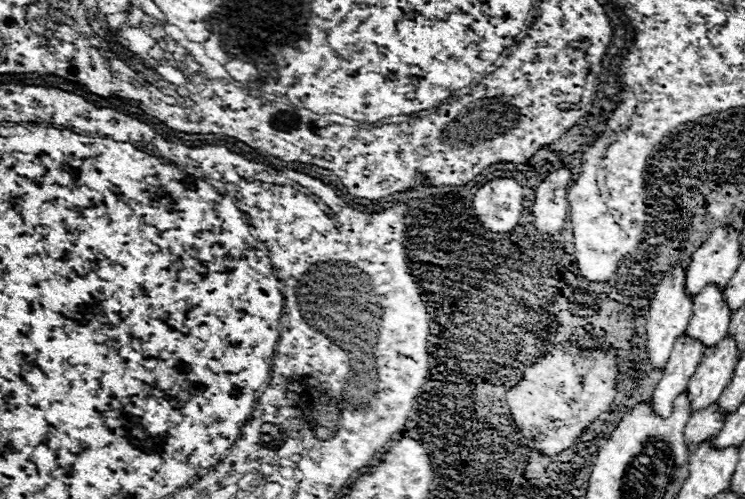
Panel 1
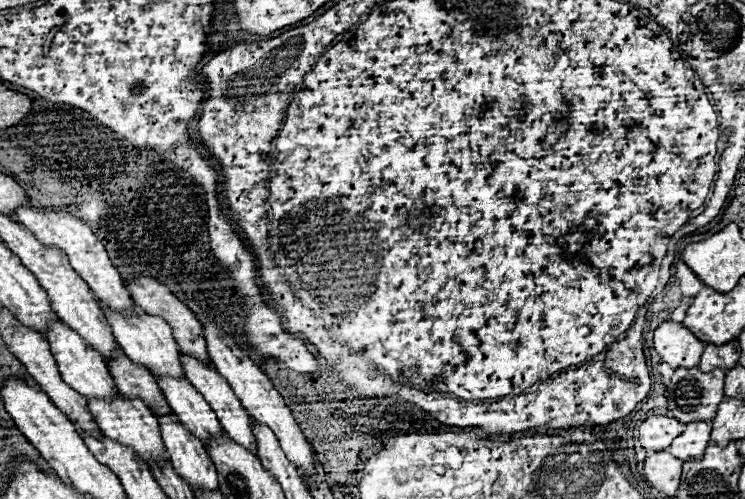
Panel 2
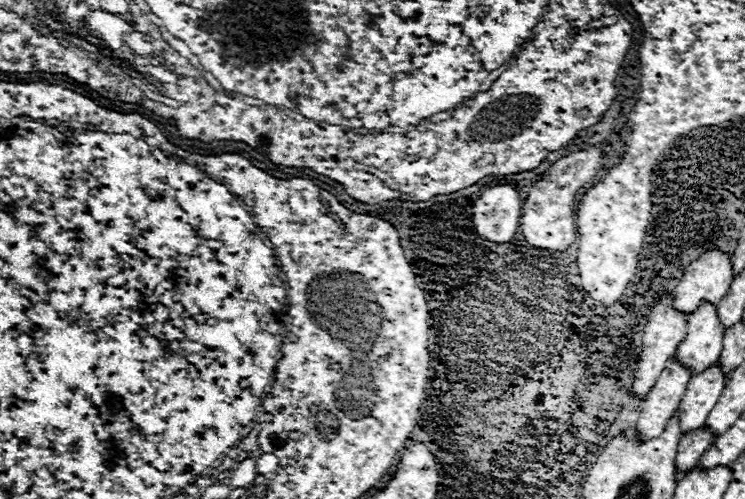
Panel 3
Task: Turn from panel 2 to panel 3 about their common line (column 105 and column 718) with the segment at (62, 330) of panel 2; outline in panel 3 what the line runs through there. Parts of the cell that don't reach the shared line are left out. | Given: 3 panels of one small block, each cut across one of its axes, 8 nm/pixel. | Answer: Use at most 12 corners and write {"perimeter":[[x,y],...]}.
{"perimeter":[[720,362],[690,378],[678,406],[682,432],[704,424],[728,378]]}

